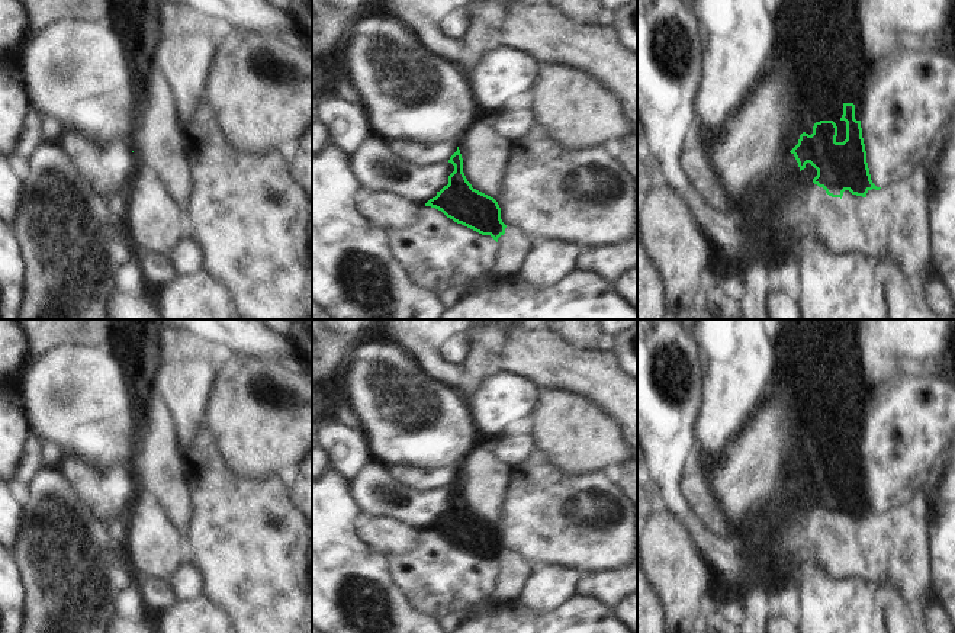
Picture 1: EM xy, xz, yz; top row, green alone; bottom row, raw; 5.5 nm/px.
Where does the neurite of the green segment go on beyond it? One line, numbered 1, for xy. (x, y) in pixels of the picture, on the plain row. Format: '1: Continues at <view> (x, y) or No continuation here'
1: No continuation here.

